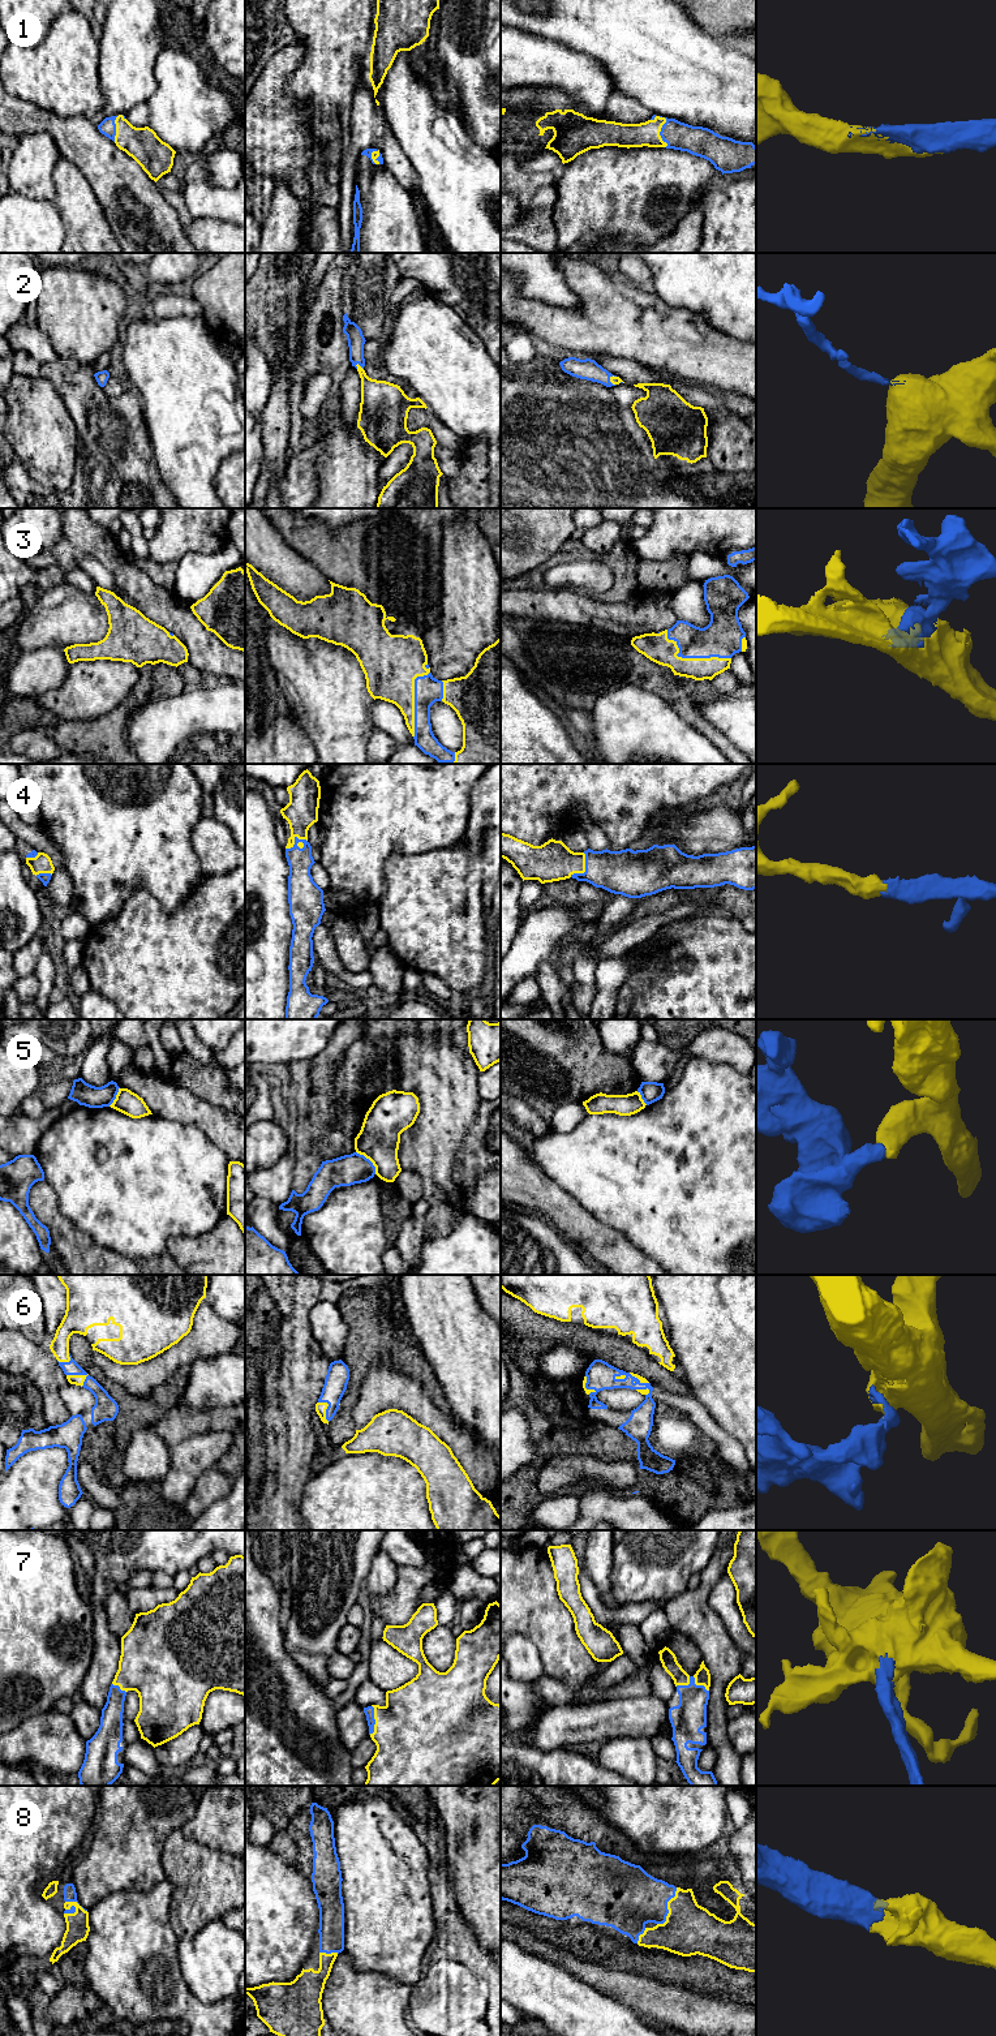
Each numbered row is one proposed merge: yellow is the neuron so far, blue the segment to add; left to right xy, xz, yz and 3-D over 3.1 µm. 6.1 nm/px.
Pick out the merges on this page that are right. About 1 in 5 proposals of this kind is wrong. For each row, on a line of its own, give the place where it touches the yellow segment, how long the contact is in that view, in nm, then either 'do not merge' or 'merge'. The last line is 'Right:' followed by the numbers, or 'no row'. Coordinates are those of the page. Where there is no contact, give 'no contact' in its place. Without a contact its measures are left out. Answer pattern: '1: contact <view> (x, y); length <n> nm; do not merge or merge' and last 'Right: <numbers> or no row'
1: contact yz (660, 130); length 180 nm; merge
2: contact xz (359, 365); length 60 nm; merge
3: contact yz (690, 658); length 440 nm; merge
4: contact xz (297, 843); length 150 nm; merge
5: contact xz (369, 1159); length 190 nm; do not merge
6: contact xy (77, 1375); length 140 nm; merge
7: contact xz (376, 1721); length 180 nm; merge
8: contact yz (668, 1908); length 260 nm; merge
Right: 1, 2, 3, 4, 6, 7, 8

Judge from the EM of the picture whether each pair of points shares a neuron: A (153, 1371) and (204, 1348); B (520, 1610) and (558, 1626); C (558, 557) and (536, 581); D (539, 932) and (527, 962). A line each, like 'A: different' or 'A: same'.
A: same
B: same
C: same
D: same

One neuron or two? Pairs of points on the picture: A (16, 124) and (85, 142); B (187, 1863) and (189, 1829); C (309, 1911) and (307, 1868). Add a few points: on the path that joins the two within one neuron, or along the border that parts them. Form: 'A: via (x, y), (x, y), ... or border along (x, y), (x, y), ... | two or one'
A: via (33, 124), (51, 124), (68, 132) | one
B: border along (179, 1829), (189, 1839), (217, 1850) | two
C: border along (282, 1861), (300, 1872), (312, 1885) | two

